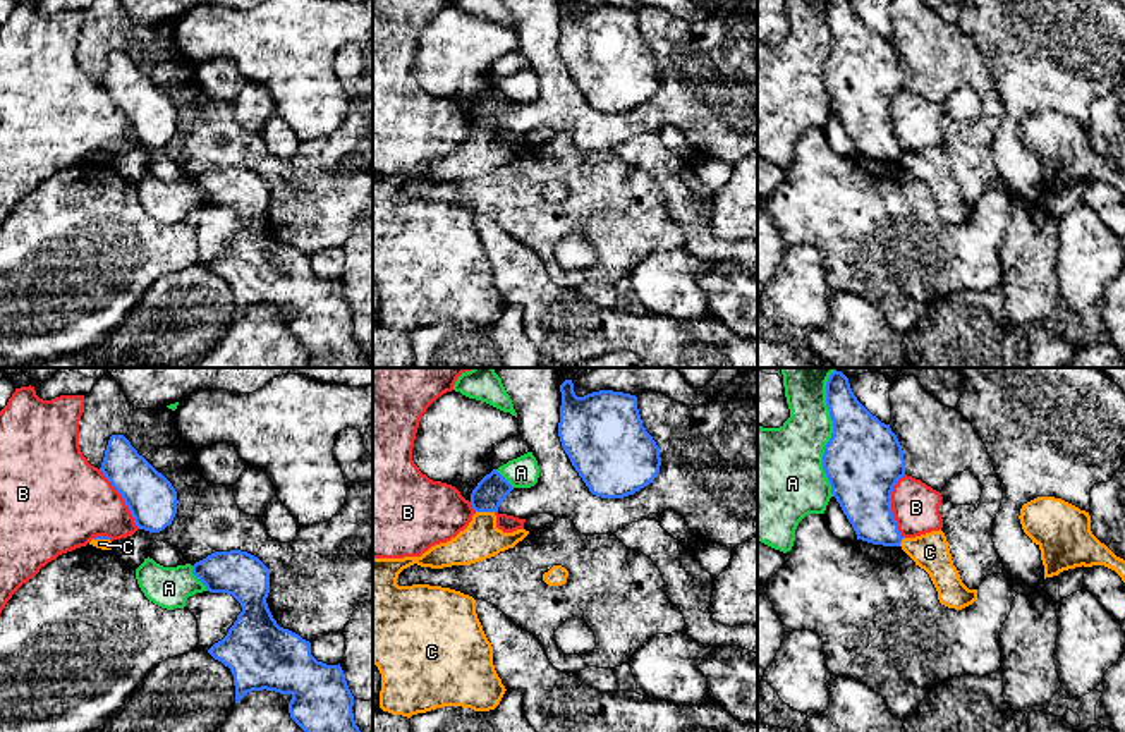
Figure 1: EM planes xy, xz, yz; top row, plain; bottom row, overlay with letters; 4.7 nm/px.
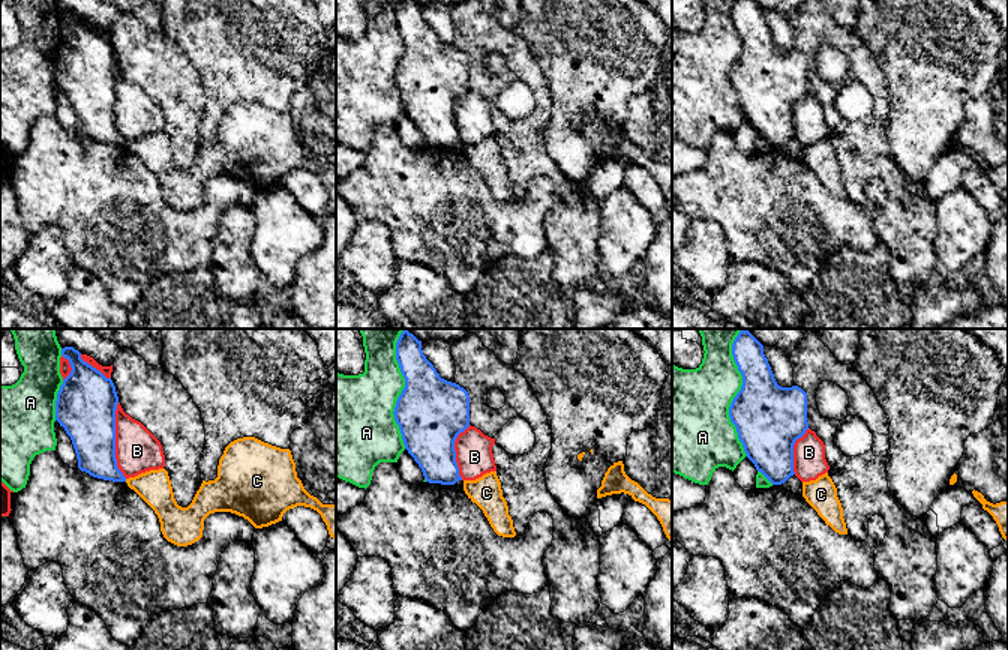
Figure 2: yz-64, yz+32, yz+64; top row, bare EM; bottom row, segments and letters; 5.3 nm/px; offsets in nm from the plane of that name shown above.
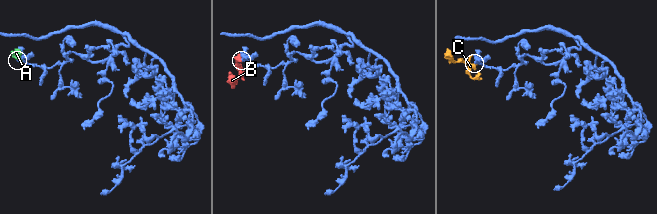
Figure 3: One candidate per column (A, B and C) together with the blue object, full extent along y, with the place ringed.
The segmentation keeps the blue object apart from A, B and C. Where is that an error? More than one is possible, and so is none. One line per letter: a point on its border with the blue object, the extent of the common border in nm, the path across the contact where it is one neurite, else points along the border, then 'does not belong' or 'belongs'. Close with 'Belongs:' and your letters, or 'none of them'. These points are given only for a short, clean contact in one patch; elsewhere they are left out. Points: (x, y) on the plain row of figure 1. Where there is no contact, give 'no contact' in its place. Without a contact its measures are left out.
A: yz (830, 55) | 500 nm | does not belong
B: yz (890, 121) | 300 nm | does not belong
C: xz (486, 126) | 100 nm | along xz (476, 126), (495, 128) | does not belong
Belongs: none of them

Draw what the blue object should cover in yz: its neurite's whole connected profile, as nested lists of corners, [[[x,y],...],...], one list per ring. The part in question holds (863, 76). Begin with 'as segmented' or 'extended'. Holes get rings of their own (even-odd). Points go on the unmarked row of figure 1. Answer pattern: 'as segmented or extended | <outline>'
as segmented | [[[826,0],[826,21],[833,48],[823,84],[833,112],[857,155],[900,162],[891,107],[905,91],[905,74],[897,50],[857,15],[850,0]]]

